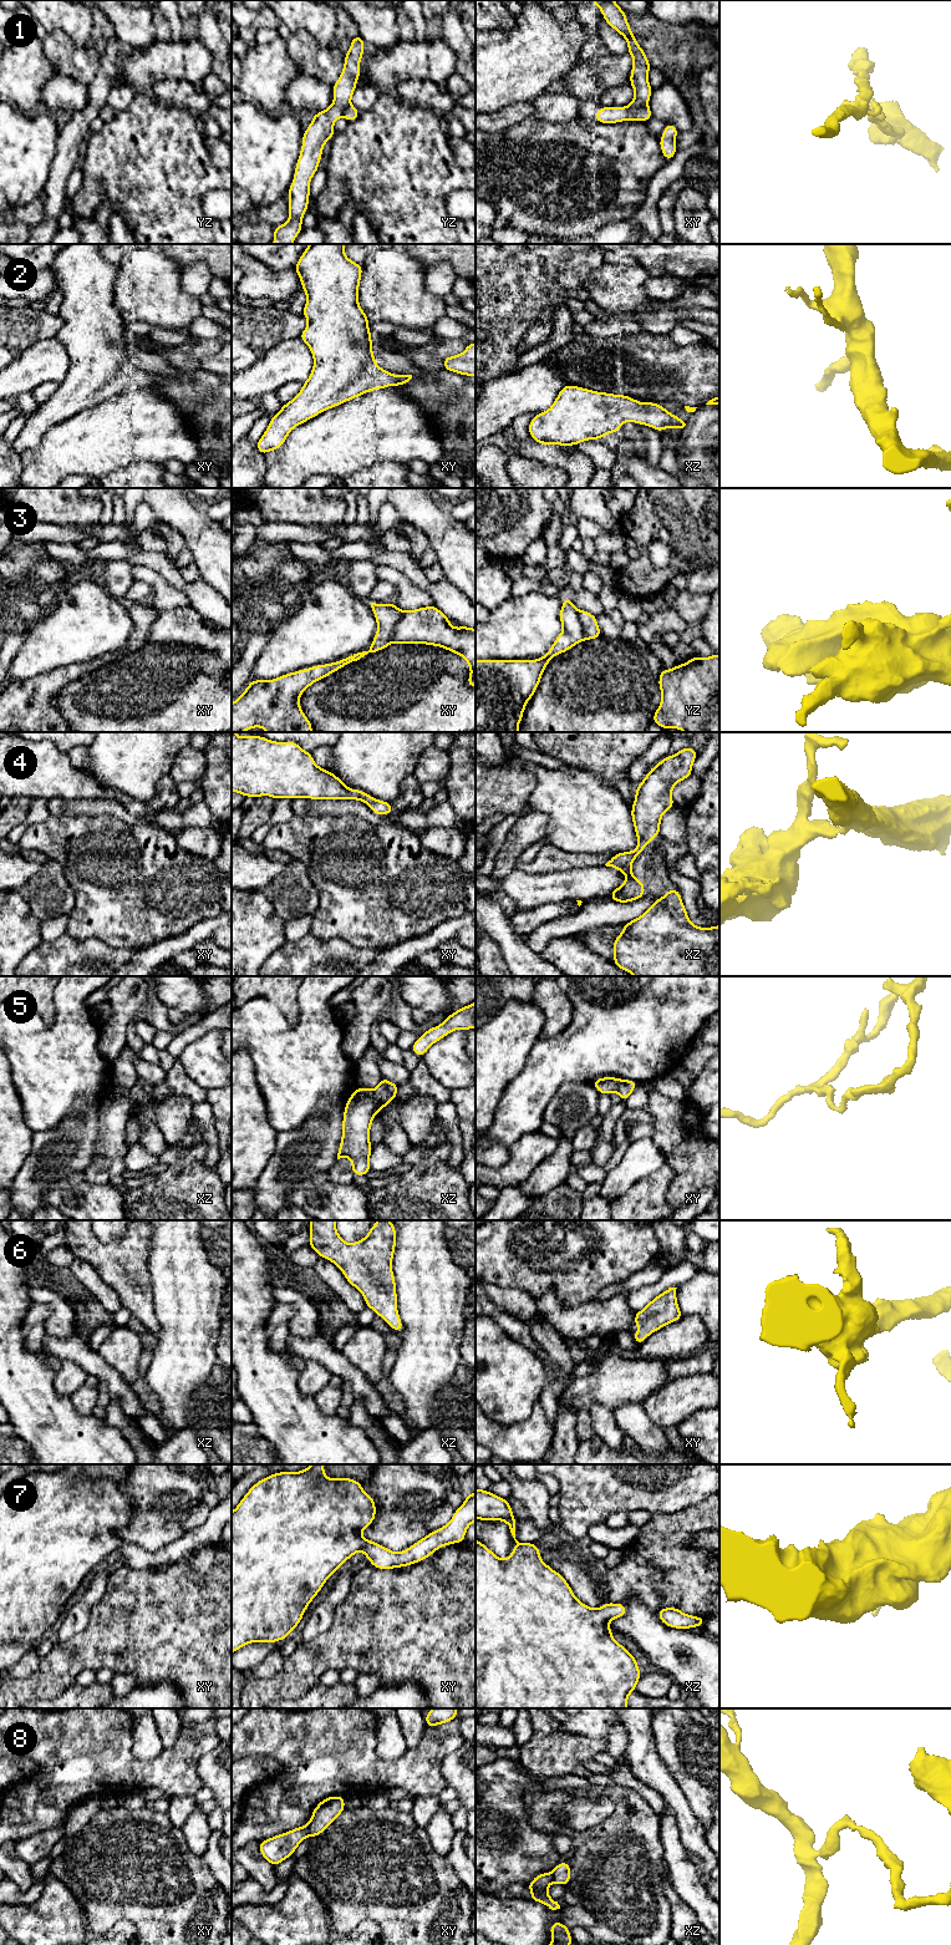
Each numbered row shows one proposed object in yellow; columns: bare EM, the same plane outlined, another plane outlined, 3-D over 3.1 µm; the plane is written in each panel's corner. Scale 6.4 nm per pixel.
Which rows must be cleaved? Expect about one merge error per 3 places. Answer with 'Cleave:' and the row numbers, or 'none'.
Cleave: 1, 3, 5, 8

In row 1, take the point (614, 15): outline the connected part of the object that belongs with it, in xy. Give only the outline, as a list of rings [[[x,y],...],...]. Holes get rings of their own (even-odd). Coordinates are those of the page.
[[[591,0],[605,19],[605,22],[615,29],[621,36],[626,39],[627,52],[632,56],[634,64],[630,73],[630,85],[635,91],[634,100],[627,105],[630,111],[637,111],[649,106],[650,96],[654,90],[649,83],[649,71],[651,65],[645,51],[635,40],[634,31],[629,26],[625,11],[614,0]]]

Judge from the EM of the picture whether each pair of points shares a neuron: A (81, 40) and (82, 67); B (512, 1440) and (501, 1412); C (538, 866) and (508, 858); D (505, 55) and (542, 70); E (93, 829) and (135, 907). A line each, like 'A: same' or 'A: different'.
A: different
B: different
C: different
D: same
E: same

